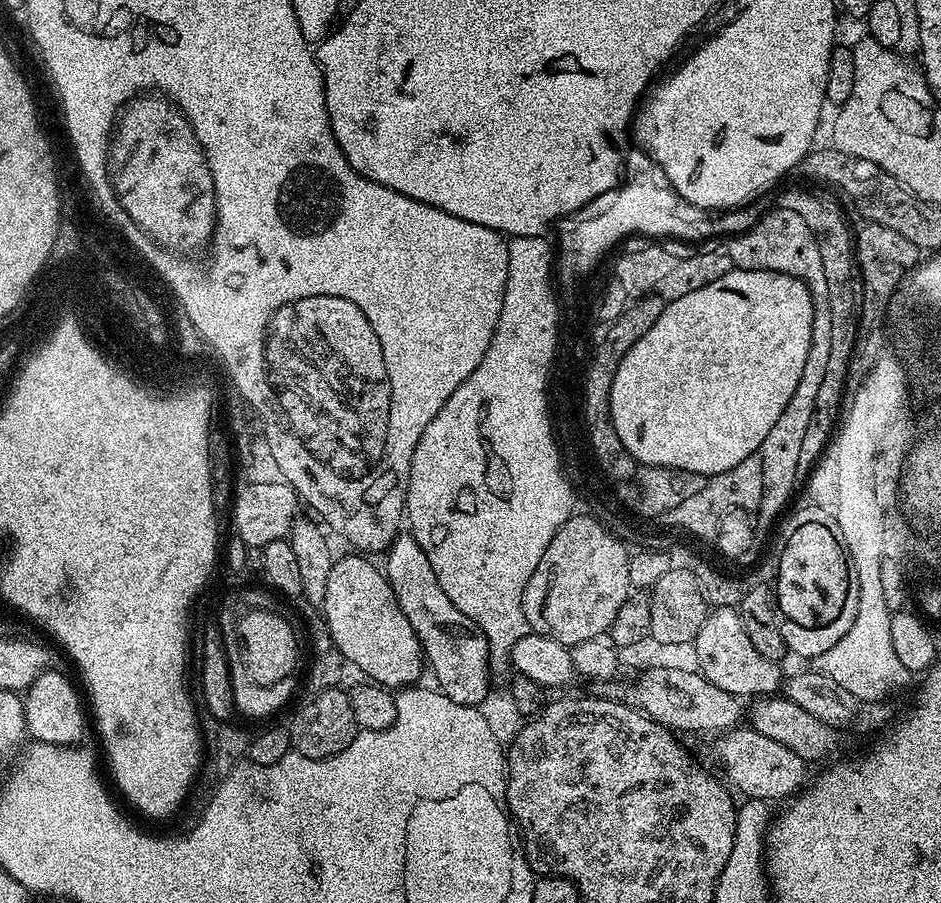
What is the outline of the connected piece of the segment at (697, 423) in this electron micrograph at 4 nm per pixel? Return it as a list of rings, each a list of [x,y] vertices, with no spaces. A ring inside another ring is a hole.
[[[733,267],[731,271],[725,271],[714,282],[702,286],[702,290],[694,290],[690,294],[682,294],[676,300],[667,301],[654,326],[646,330],[646,334],[638,342],[634,342],[620,359],[609,390],[609,414],[622,446],[630,452],[637,465],[676,468],[680,472],[691,472],[701,478],[717,476],[720,472],[730,470],[746,454],[759,453],[762,437],[767,434],[770,426],[774,426],[776,414],[780,412],[780,400],[791,398],[793,389],[798,386],[800,365],[806,362],[808,330],[812,328],[812,291],[798,278],[781,272],[737,267]]]

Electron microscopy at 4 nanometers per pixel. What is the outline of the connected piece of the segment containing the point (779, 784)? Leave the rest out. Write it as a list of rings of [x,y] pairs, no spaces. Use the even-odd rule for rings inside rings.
[[[751,726],[729,728],[728,731],[719,733],[715,740],[716,760],[728,775],[727,783],[737,793],[740,791],[741,797],[749,800],[784,802],[795,797],[809,779],[809,765],[801,756],[794,754],[794,750],[782,746],[782,742],[774,742],[774,738],[766,738],[766,734],[758,734]]]

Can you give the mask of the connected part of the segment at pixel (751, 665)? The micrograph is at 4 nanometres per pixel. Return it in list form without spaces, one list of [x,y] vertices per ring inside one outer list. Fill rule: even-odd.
[[[736,608],[714,609],[702,622],[702,630],[698,630],[694,641],[696,648],[696,664],[701,676],[705,676],[714,686],[726,690],[726,694],[734,694],[738,698],[759,698],[779,693],[782,688],[779,663],[762,658],[758,650],[750,642],[746,630],[742,626],[742,618]]]

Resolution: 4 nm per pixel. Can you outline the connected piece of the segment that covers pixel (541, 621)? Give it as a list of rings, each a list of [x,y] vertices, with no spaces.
[[[573,520],[556,537],[556,543],[542,557],[543,563],[537,568],[536,576],[526,582],[522,594],[522,610],[526,614],[529,629],[539,636],[554,638],[554,642],[566,645],[586,642],[595,636],[604,636],[608,627],[618,614],[617,605],[625,601],[632,586],[630,575],[624,561],[624,547],[606,537],[600,528],[590,520]]]

